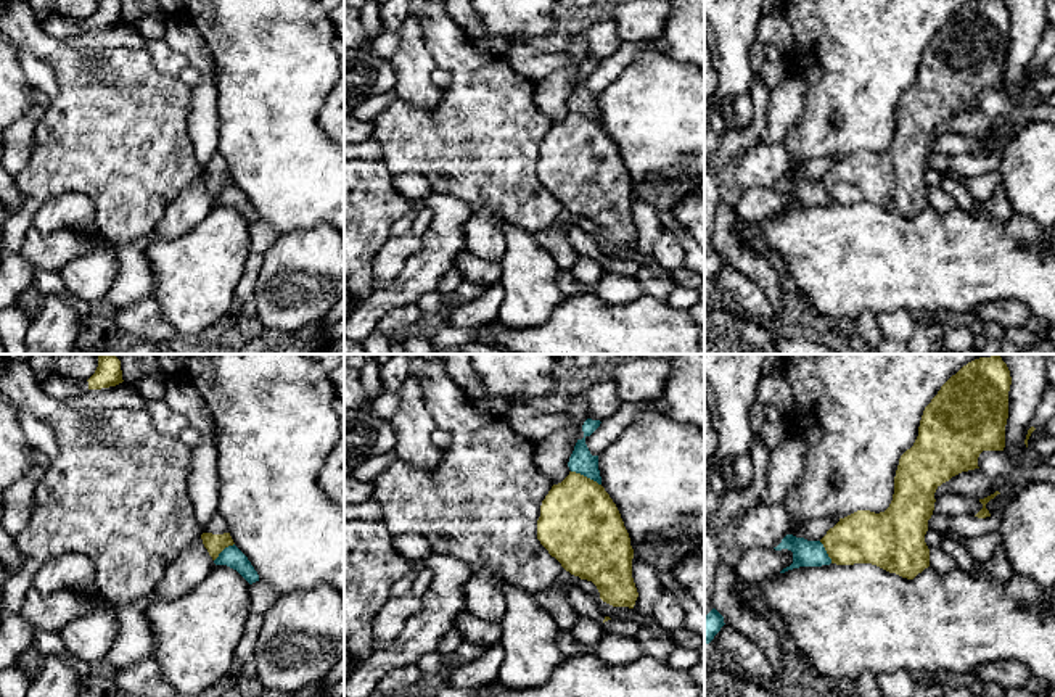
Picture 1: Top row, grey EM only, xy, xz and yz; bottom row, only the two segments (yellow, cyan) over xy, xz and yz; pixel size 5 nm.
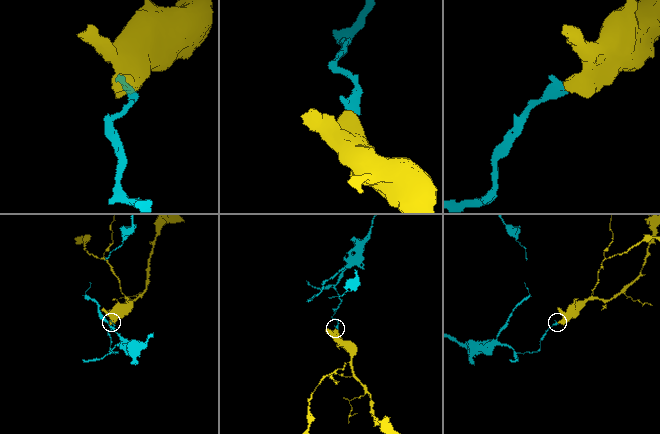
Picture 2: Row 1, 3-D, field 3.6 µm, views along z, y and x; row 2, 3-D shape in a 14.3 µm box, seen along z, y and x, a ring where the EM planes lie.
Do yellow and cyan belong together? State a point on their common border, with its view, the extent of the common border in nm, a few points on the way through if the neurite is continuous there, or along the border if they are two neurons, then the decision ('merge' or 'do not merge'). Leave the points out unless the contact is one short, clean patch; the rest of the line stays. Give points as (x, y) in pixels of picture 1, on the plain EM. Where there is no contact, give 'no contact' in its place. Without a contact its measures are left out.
meets yellow in xz at (586, 116); contact 170 nm long; border along xz (571, 110), (600, 124); do not merge

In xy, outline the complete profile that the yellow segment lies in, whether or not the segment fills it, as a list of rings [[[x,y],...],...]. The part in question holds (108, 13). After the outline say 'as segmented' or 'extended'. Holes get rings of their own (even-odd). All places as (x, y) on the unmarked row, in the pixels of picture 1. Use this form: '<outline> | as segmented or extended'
[[[98,0],[95,13],[88,19],[76,19],[48,10],[42,29],[53,39],[72,40],[87,29],[101,29],[122,23],[121,0]]] | extended

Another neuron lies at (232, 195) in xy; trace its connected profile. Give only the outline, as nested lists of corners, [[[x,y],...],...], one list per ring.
[[[233,184],[225,187],[214,200],[216,204],[227,204],[236,209],[249,224],[259,221],[259,214],[248,196]]]

